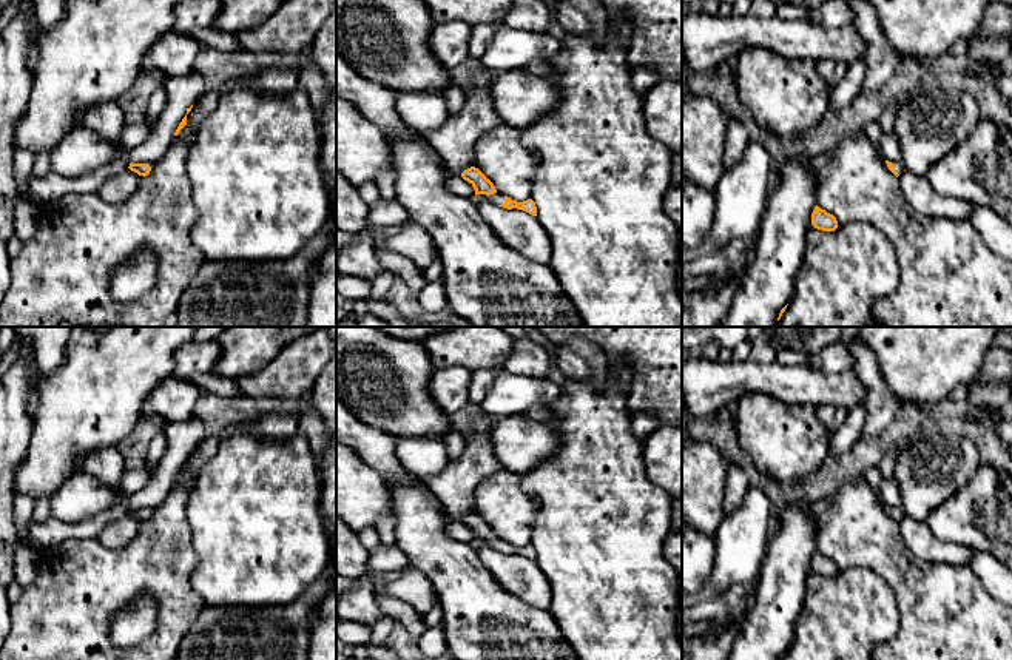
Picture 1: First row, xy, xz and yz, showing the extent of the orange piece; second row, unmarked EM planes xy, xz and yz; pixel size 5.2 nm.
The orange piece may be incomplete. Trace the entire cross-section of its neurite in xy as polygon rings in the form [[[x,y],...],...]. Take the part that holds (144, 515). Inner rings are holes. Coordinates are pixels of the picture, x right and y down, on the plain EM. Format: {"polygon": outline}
{"polygon": [[[197,419],[173,421],[164,426],[168,449],[150,483],[133,495],[130,515],[148,521],[164,503],[174,481],[187,470],[187,460],[204,438],[204,424]]]}

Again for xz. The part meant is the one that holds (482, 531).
{"polygon": [[[471,512],[471,514],[464,515],[461,518],[461,523],[474,532],[475,547],[491,546],[491,547],[497,549],[498,552],[503,552],[508,555],[517,554],[517,555],[523,555],[532,561],[537,561],[537,552],[532,544],[517,547],[508,541],[503,541],[501,538],[498,538],[495,535],[494,529],[478,514]]]}

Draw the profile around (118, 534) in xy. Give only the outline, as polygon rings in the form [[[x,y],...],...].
[[[128,514],[111,521],[96,538],[108,549],[120,549],[137,537],[142,524],[143,521],[139,521]]]

